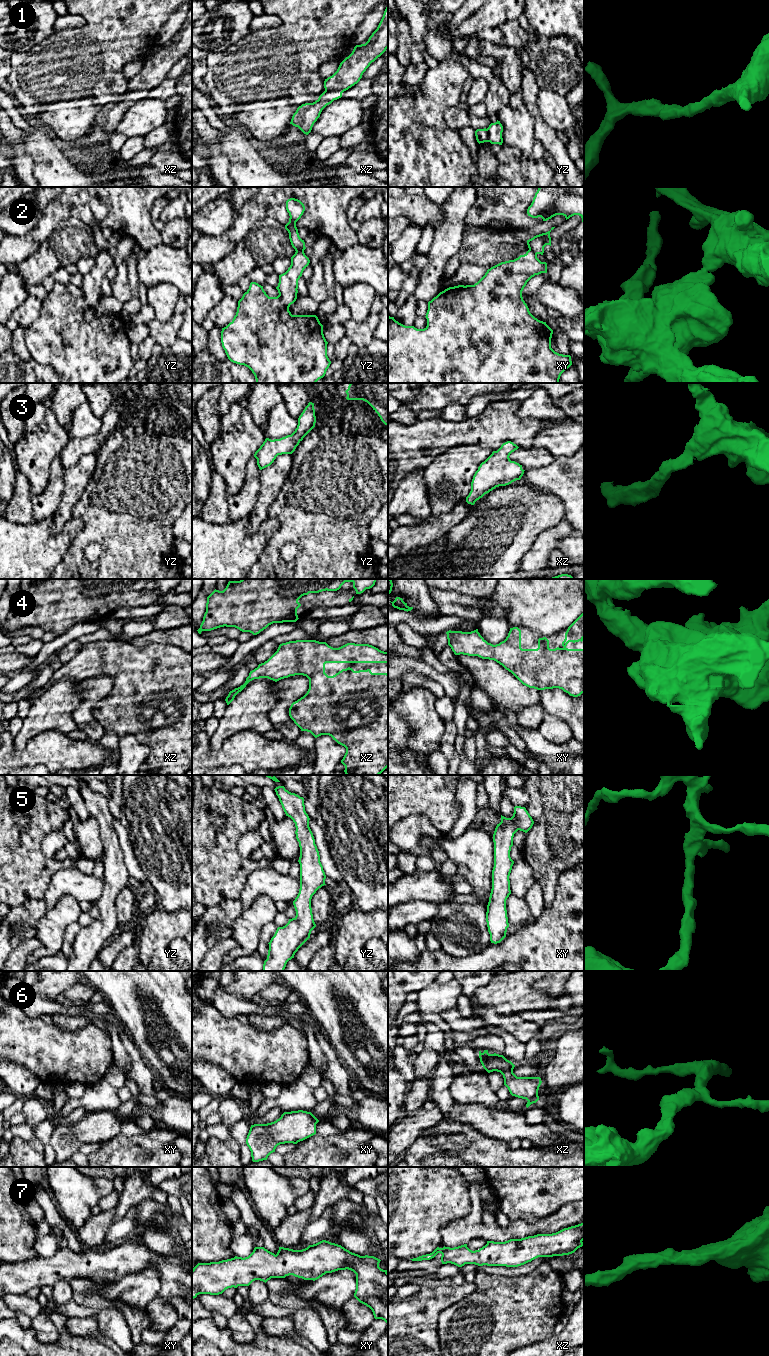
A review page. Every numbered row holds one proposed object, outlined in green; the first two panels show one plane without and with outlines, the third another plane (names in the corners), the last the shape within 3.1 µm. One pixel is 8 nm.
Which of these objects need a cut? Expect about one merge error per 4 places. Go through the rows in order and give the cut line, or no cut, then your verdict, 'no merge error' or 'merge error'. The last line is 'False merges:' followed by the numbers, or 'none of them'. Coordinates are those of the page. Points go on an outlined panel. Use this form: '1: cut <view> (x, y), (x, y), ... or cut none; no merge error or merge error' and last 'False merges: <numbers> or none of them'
1: cut none; no merge error
2: cut yz (303, 250), (296, 252); merge error
3: cut none; no merge error
4: cut none; no merge error
5: cut none; no merge error
6: cut none; no merge error
7: cut none; no merge error
False merges: 2

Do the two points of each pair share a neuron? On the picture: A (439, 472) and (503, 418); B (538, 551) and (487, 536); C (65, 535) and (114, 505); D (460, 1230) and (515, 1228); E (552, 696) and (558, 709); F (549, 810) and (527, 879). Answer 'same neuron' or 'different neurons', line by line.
A: different neurons
B: different neurons
C: different neurons
D: same neuron
E: same neuron
F: different neurons

